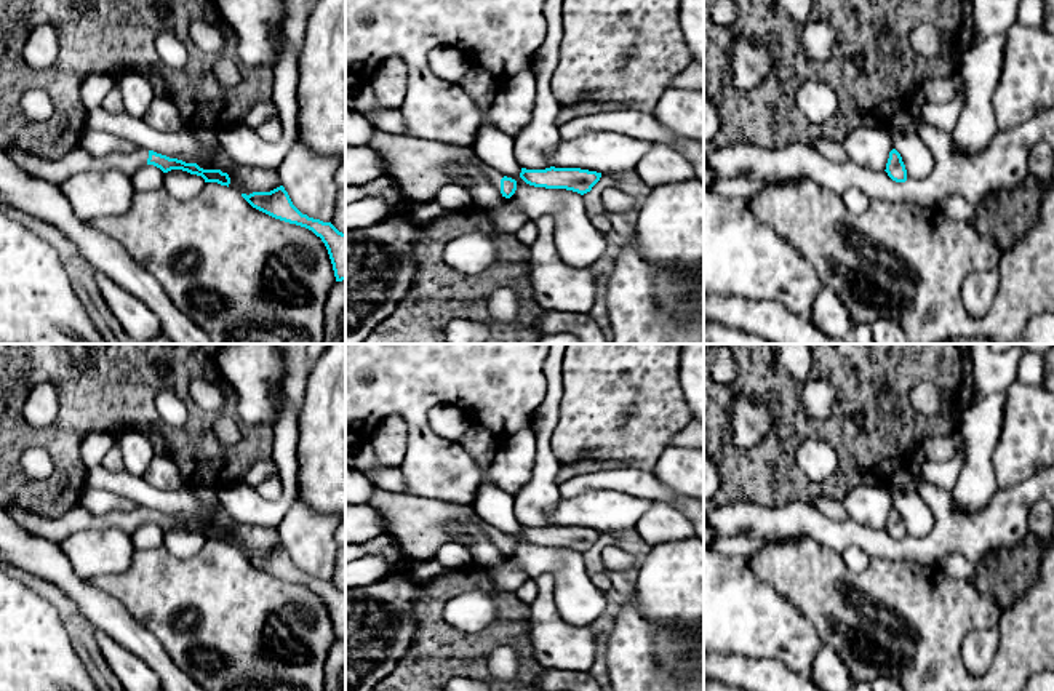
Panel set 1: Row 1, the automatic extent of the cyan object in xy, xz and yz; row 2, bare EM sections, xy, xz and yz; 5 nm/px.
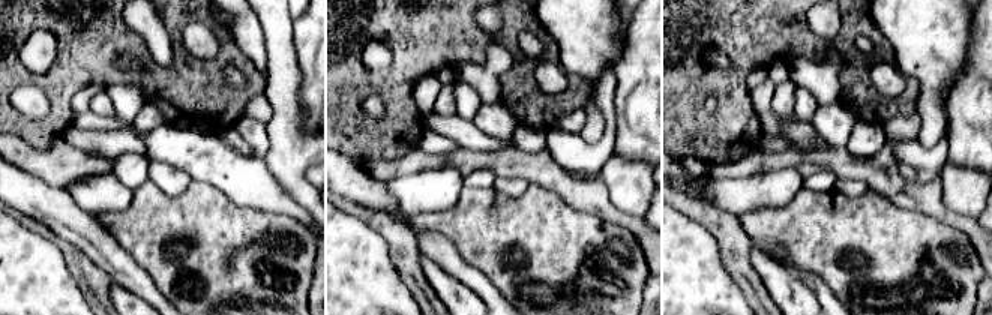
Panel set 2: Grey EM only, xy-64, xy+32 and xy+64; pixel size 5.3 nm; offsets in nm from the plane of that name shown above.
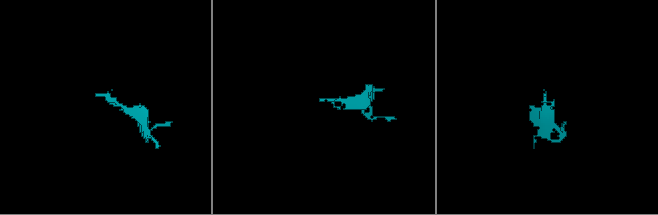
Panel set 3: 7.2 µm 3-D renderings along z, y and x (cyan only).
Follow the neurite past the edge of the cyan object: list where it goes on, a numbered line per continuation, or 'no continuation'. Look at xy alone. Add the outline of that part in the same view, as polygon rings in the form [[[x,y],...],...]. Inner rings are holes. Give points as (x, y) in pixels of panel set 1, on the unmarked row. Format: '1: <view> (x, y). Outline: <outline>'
1: xy (56, 528). Outline: [[[6,501],[2,507],[24,529],[56,545],[74,534],[91,529],[118,528],[131,534],[146,523],[149,517],[149,509],[144,507],[133,510],[93,512],[80,504],[74,504],[53,515],[45,515],[26,505],[14,505]]]

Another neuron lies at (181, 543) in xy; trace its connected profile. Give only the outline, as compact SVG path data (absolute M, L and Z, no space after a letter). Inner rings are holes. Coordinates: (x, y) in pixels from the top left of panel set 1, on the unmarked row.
M171 528L165 531L163 547L178 558L192 558L205 545L205 537L182 528Z

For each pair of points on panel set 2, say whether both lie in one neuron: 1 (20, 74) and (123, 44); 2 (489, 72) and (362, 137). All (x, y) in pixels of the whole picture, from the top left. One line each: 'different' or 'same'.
1: same
2: different

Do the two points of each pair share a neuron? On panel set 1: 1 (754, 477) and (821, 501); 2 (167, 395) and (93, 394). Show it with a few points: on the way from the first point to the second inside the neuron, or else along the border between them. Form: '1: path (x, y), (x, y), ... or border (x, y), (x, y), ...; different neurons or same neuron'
1: border (816, 488), (808, 503); different neurons
2: border (162, 384), (157, 394), (159, 421); different neurons

